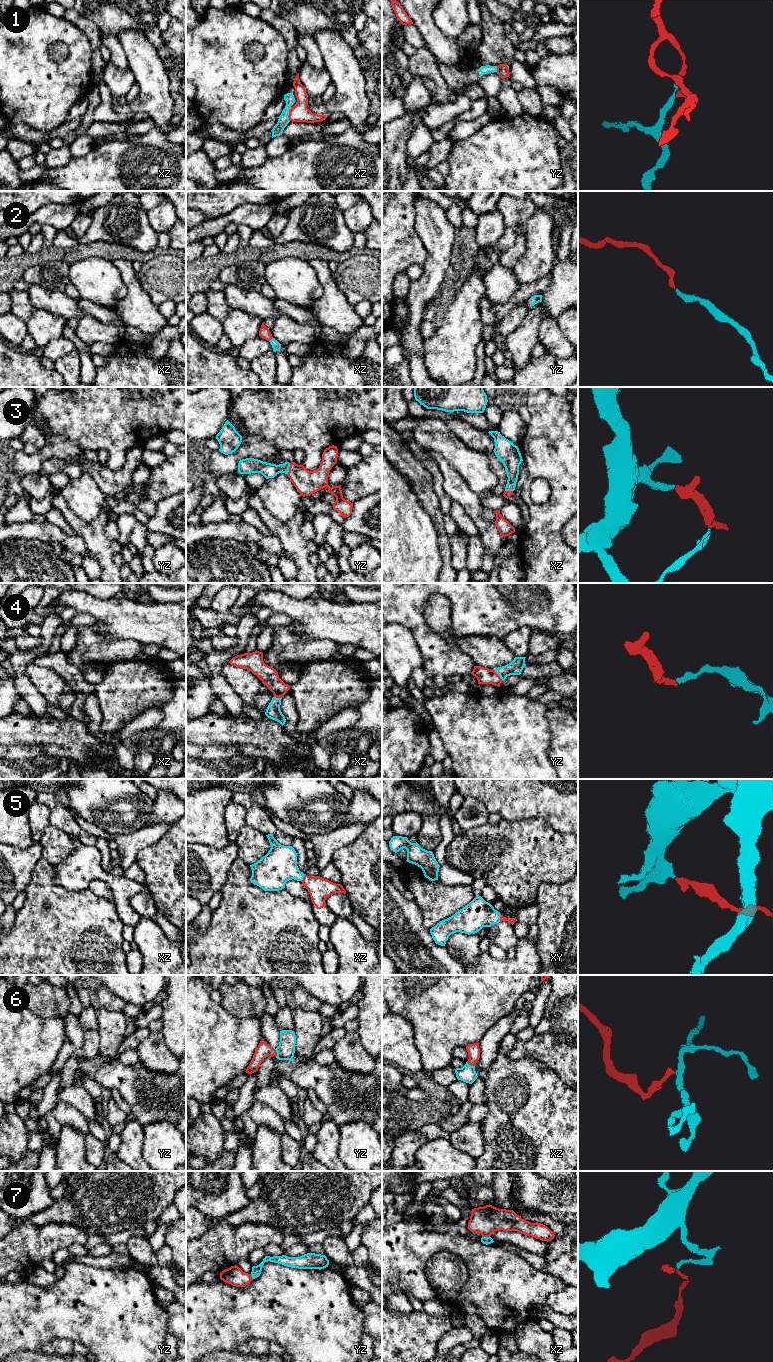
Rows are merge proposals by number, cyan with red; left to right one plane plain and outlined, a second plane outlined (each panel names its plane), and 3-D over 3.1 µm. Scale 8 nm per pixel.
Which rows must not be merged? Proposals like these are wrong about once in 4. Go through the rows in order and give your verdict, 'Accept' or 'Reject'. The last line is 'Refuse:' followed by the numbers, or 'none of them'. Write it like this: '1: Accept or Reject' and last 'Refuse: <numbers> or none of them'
1: Reject
2: Accept
3: Accept
4: Accept
5: Accept
6: Accept
7: Reject
Refuse: 1, 7

